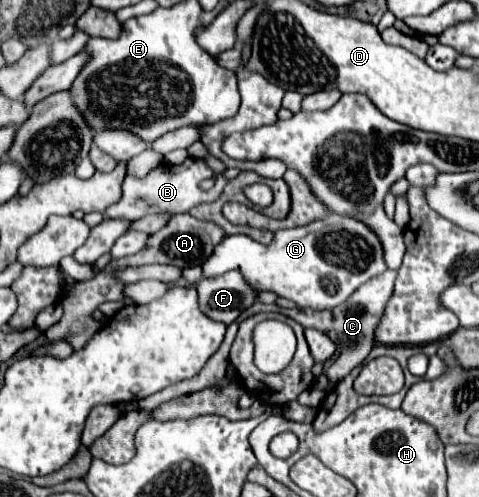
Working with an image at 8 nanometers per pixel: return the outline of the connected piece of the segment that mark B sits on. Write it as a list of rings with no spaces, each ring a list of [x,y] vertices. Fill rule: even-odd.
[[[187,157],[181,165],[159,165],[151,173],[147,173],[145,177],[127,175],[125,181],[123,181],[123,195],[121,195],[121,199],[117,203],[109,205],[105,215],[111,217],[111,219],[135,221],[135,219],[141,219],[147,213],[151,213],[151,215],[189,213],[189,209],[193,209],[193,207],[197,207],[201,203],[217,201],[217,197],[221,197],[221,193],[223,193],[227,183],[229,183],[229,179],[225,179],[223,173],[219,175],[213,169],[209,169],[205,159]],[[205,179],[213,179],[215,181],[215,185],[209,191],[203,191],[199,187],[199,183],[205,181]]]

